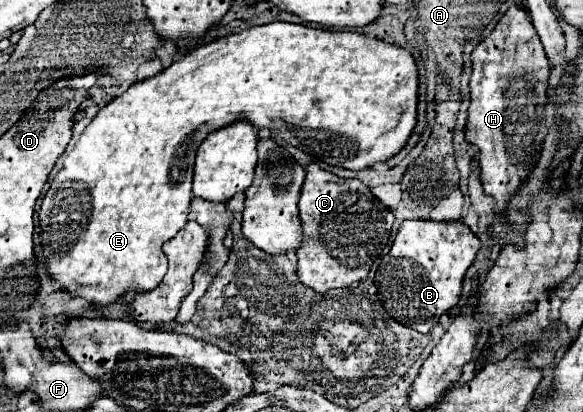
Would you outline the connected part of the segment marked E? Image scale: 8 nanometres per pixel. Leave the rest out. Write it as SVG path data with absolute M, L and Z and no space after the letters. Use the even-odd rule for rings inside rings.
M268 23L268 25L258 25L252 29L244 29L240 33L222 37L212 43L204 43L180 59L176 59L168 69L162 73L138 81L130 85L120 97L112 99L106 107L98 111L98 115L90 121L74 149L66 155L62 169L58 175L52 179L50 189L42 201L38 219L40 219L40 245L44 253L44 263L50 273L50 277L62 285L66 293L72 297L82 297L90 305L106 307L110 303L116 303L124 293L142 293L142 291L152 291L158 287L162 277L166 275L168 261L166 255L162 253L162 245L170 241L184 225L188 223L188 207L192 201L192 171L194 171L194 157L196 149L206 139L212 131L222 129L238 119L248 119L256 127L266 127L280 139L288 141L290 145L302 149L304 153L328 163L336 165L342 169L368 169L374 163L384 163L390 157L394 157L410 139L414 125L416 125L416 105L418 105L418 69L414 63L414 57L410 51L384 43L376 37L362 35L356 31L330 31L330 29L314 29L308 25L294 25L294 23Z

